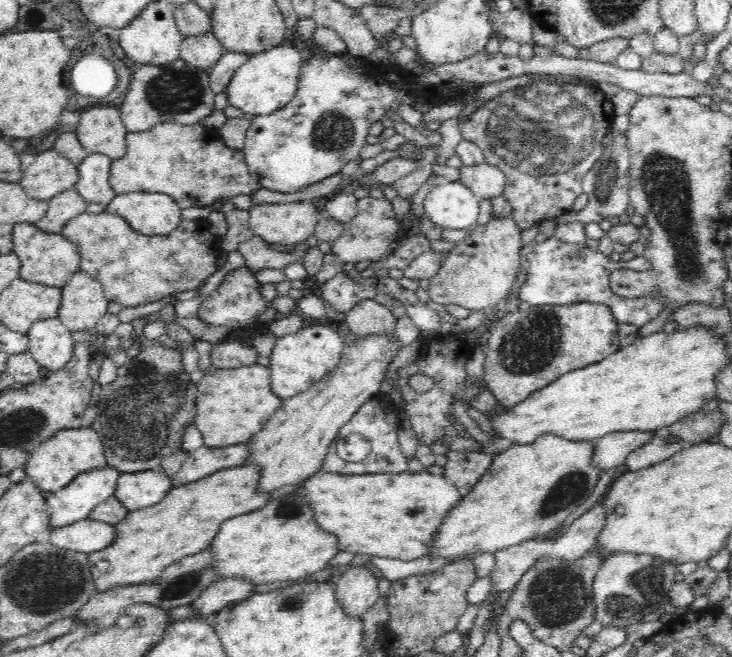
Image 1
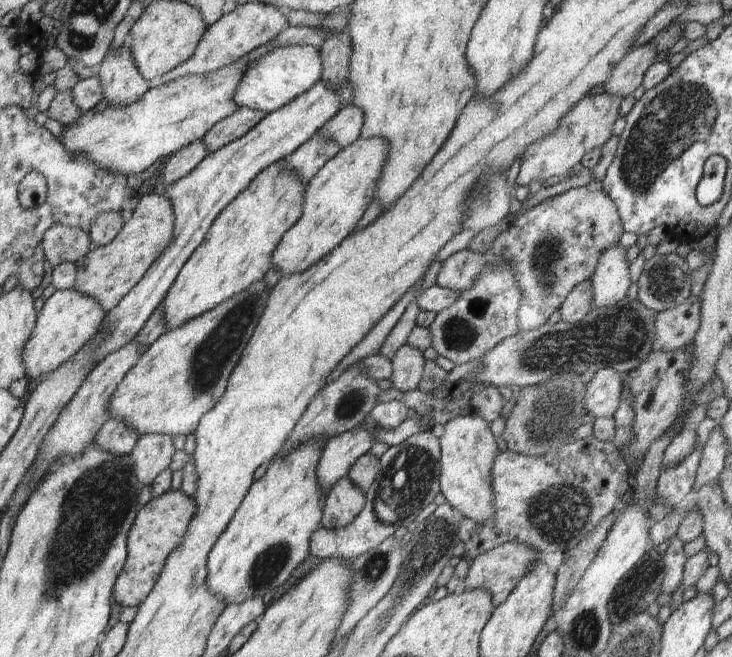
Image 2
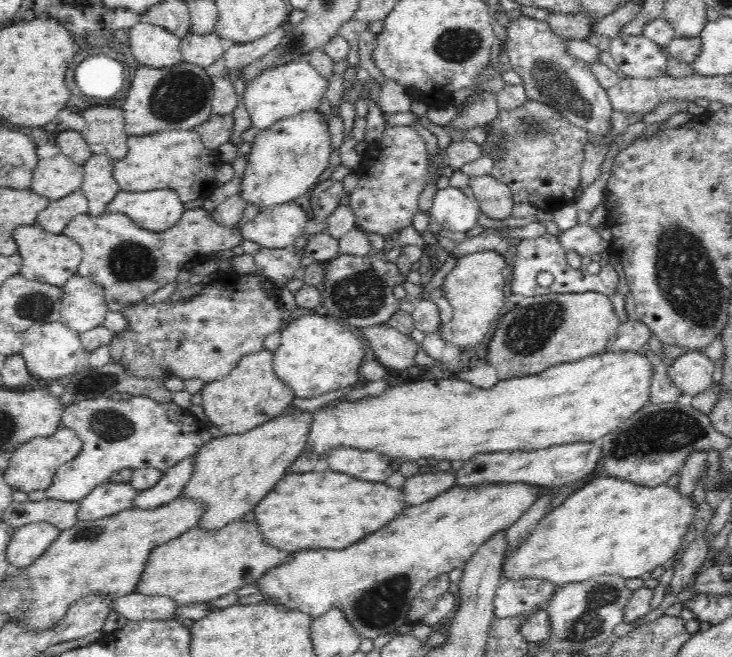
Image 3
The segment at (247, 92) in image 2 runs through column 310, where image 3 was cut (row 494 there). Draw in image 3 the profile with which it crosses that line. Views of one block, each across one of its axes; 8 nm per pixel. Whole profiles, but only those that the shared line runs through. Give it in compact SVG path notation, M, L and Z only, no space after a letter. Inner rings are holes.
M134 396L130 400L112 400L112 398L96 398L76 401L64 409L62 422L82 440L81 451L74 459L61 464L56 470L53 481L45 490L46 497L52 500L80 502L92 489L109 480L113 472L124 468L143 469L157 468L166 472L168 468L194 457L203 444L213 437L208 433L207 424L202 423L190 409L180 408L173 401L160 403L146 396Z

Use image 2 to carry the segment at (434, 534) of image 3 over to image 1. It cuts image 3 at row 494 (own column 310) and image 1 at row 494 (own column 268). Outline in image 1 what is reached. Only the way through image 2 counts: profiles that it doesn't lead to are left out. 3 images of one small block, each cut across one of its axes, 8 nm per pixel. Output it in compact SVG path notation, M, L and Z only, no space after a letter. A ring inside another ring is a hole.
M548 434L540 436L530 444L512 444L493 458L488 470L471 487L470 492L460 500L460 504L451 508L444 517L437 533L433 536L433 547L429 556L445 560L474 557L476 552L498 552L527 540L543 538L548 532L556 530L566 518L592 497L600 472L591 465L593 455L592 441L568 441L560 436Z

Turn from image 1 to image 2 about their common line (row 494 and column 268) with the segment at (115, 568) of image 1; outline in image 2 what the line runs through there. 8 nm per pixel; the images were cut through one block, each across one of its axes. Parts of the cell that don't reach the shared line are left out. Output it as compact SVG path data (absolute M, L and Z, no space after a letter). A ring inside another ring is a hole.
M284 158L264 168L240 196L236 196L227 208L216 216L204 242L192 252L192 256L180 270L178 277L164 300L162 312L166 328L170 332L180 328L188 320L202 316L204 312L240 296L252 284L264 279L270 268L270 256L282 236L302 217L304 209L304 184L296 172L284 168Z

